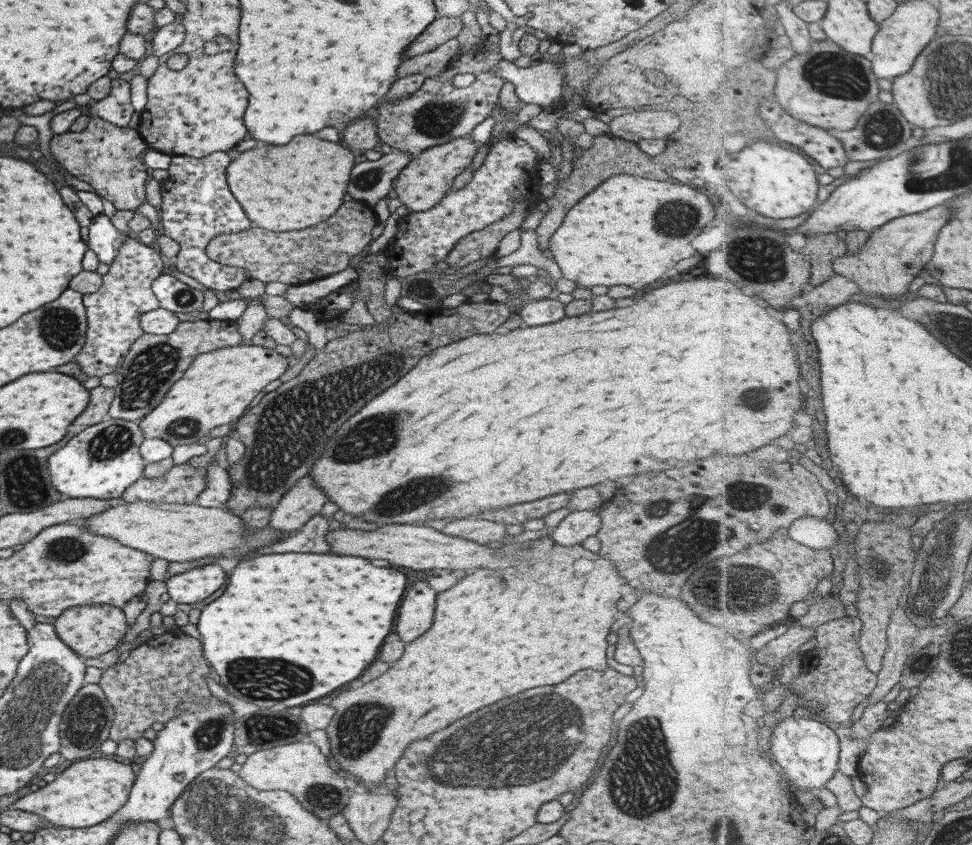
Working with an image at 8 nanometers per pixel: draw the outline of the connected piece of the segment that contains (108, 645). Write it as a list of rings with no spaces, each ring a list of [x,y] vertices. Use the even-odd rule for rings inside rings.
[[[109,604],[69,607],[53,622],[57,637],[83,659],[105,654],[115,648],[123,639],[128,627],[122,609]]]

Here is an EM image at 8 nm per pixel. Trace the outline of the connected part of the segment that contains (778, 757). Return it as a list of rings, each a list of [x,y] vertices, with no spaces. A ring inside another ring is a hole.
[[[787,718],[783,720],[775,732],[769,737],[768,751],[773,760],[780,765],[783,772],[787,772],[791,786],[797,786],[799,790],[815,792],[825,786],[831,778],[834,778],[839,764],[839,738],[830,724],[815,720],[797,720]]]

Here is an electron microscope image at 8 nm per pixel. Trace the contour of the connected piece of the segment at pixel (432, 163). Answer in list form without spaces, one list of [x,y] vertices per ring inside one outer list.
[[[468,134],[465,137],[453,138],[449,142],[423,149],[399,171],[399,174],[396,174],[393,190],[397,200],[410,213],[426,212],[438,204],[445,193],[451,189],[453,178],[470,166],[477,147],[478,144],[473,142],[473,138],[469,138]]]

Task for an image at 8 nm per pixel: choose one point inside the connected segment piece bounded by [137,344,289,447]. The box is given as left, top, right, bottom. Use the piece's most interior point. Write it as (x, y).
(217, 388)

